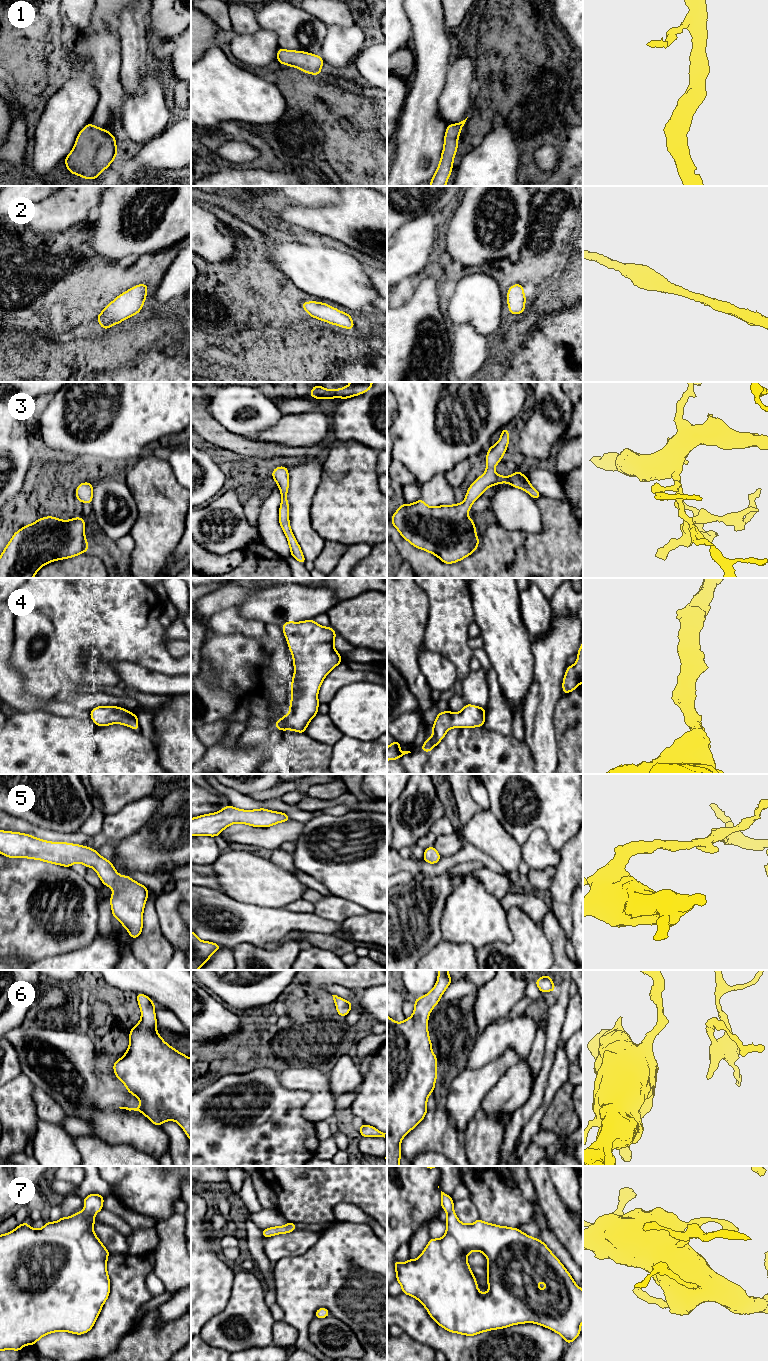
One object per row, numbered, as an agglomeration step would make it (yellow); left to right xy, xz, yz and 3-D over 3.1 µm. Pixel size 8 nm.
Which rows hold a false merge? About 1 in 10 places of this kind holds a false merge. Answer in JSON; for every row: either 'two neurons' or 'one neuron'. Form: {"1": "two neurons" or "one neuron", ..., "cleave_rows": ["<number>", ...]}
{"1": "one neuron", "2": "one neuron", "3": "one neuron", "4": "one neuron", "5": "one neuron", "6": "one neuron", "7": "one neuron", "cleave_rows": []}

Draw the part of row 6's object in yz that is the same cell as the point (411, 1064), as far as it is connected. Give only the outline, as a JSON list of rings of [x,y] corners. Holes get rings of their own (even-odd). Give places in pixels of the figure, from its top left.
[[[438,970],[434,988],[426,995],[416,998],[410,1018],[399,1023],[387,1015],[387,1166],[400,1166],[402,1139],[424,1119],[428,1111],[427,1099],[433,1093],[437,1079],[437,1056],[432,1051],[428,1018],[451,982],[448,970]]]

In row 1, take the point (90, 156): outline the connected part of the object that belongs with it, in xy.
[[[88,123],[78,134],[75,145],[64,159],[68,171],[85,179],[97,179],[118,154],[116,138],[111,132]]]

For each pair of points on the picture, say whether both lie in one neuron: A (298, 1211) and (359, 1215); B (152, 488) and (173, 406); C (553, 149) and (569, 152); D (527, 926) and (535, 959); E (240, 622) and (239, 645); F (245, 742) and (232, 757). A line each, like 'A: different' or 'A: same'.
A: different
B: different
C: different
D: same
E: different
F: different

